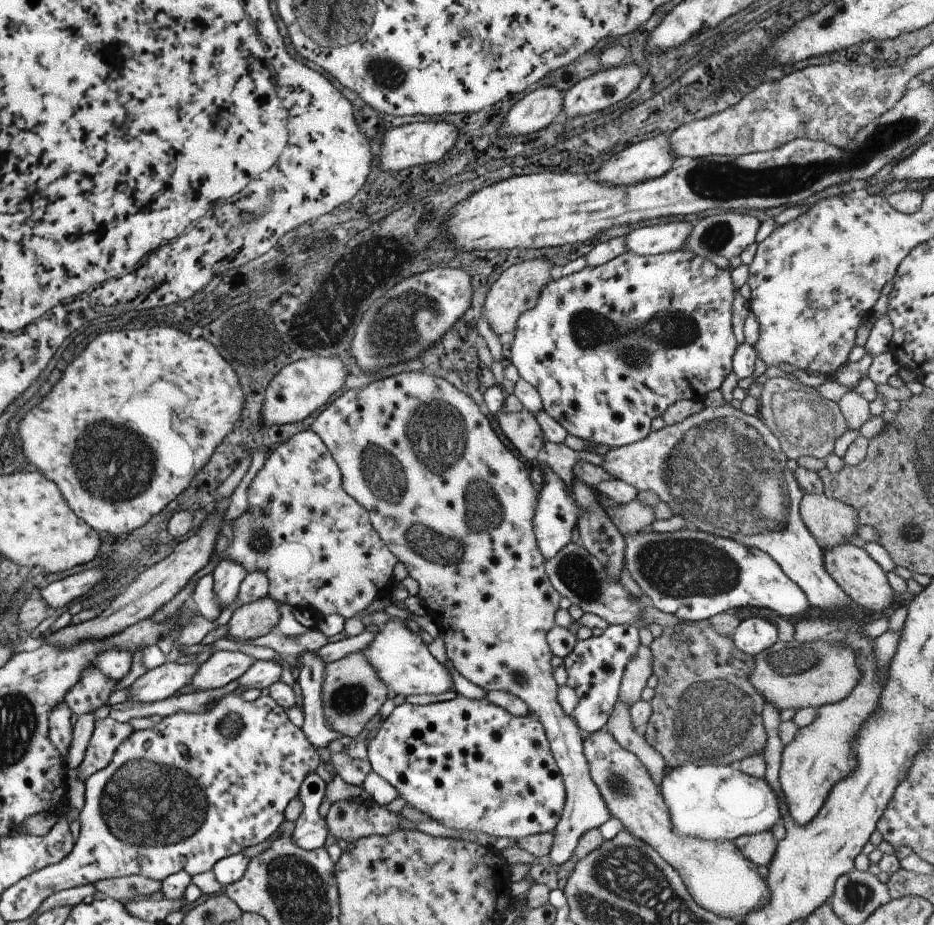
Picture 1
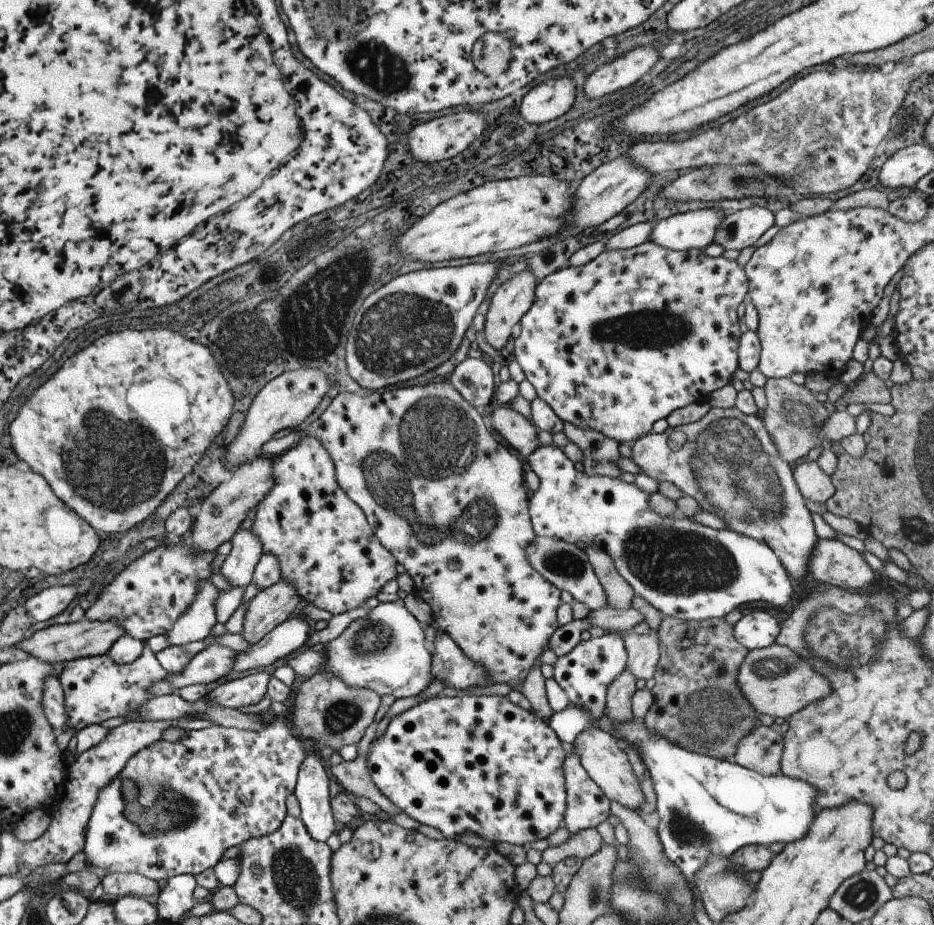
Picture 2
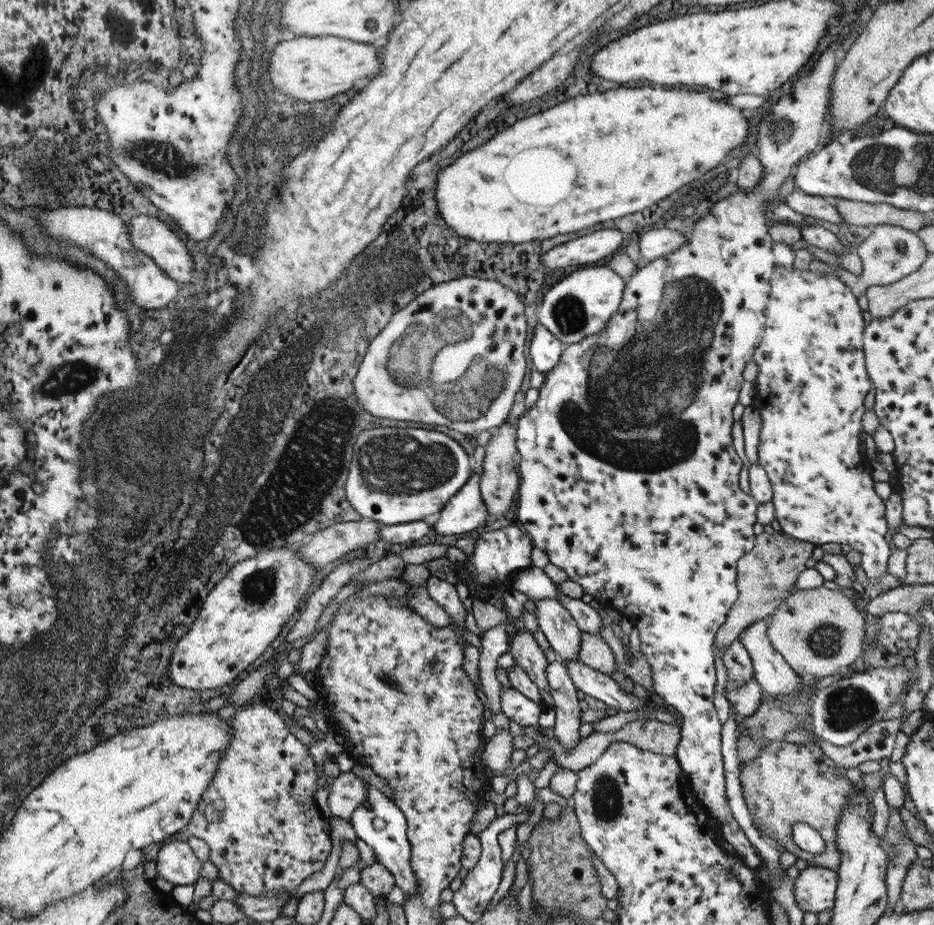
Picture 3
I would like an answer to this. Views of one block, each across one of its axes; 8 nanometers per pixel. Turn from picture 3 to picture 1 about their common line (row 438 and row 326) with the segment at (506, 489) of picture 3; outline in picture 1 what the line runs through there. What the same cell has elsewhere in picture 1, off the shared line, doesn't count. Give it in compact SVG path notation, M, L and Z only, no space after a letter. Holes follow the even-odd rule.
M525 260L515 266L509 266L505 272L501 272L501 276L489 288L485 304L483 304L483 314L485 314L487 324L493 334L501 336L501 334L509 334L515 330L521 314L525 314L527 310L531 310L537 304L541 288L547 282L551 282L551 274L549 274L551 268L553 268L553 264L549 260Z

